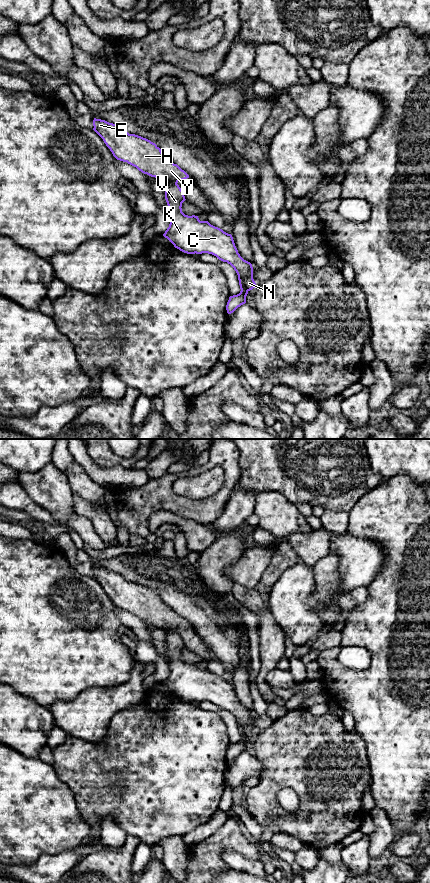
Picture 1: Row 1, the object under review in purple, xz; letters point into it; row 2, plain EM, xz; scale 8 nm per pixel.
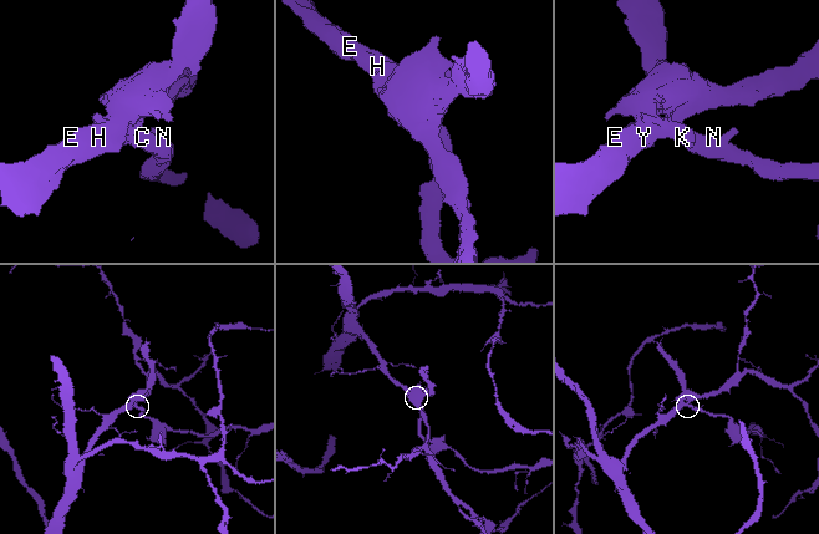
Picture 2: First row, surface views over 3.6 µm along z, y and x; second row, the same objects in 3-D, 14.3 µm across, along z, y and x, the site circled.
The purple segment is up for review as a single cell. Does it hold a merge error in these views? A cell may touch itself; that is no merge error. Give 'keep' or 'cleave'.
cleave

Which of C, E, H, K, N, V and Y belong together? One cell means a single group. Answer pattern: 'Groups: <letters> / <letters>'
Groups: C K N V / E H Y

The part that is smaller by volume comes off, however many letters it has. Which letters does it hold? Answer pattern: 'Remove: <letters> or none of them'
Remove: C, K, N, V

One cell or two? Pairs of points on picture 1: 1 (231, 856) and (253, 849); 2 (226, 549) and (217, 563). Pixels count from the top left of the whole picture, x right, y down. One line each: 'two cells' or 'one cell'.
1: two cells
2: one cell

